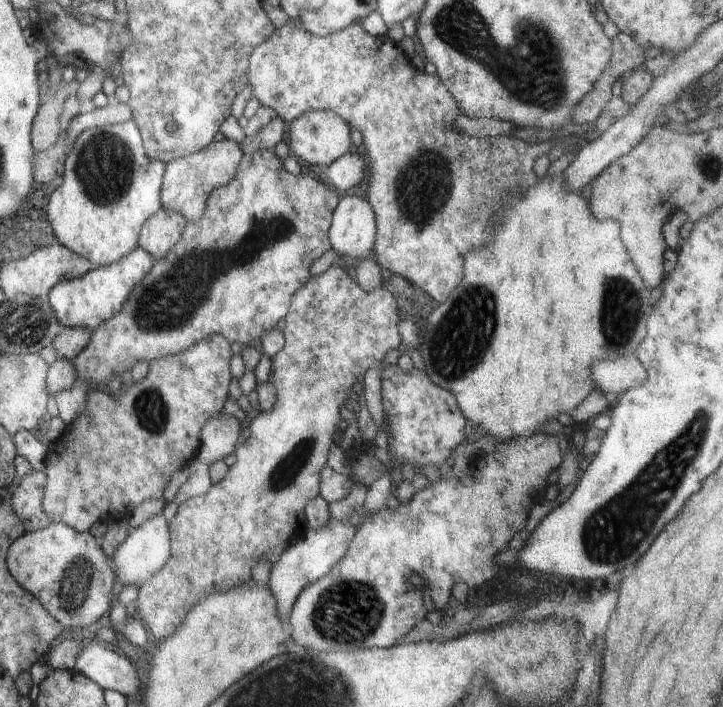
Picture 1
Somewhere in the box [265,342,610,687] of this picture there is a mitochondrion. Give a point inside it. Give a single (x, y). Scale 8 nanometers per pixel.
(347, 600)

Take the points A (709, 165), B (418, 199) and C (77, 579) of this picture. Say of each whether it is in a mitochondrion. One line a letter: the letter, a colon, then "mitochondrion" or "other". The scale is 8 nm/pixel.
A: mitochondrion
B: mitochondrion
C: mitochondrion

